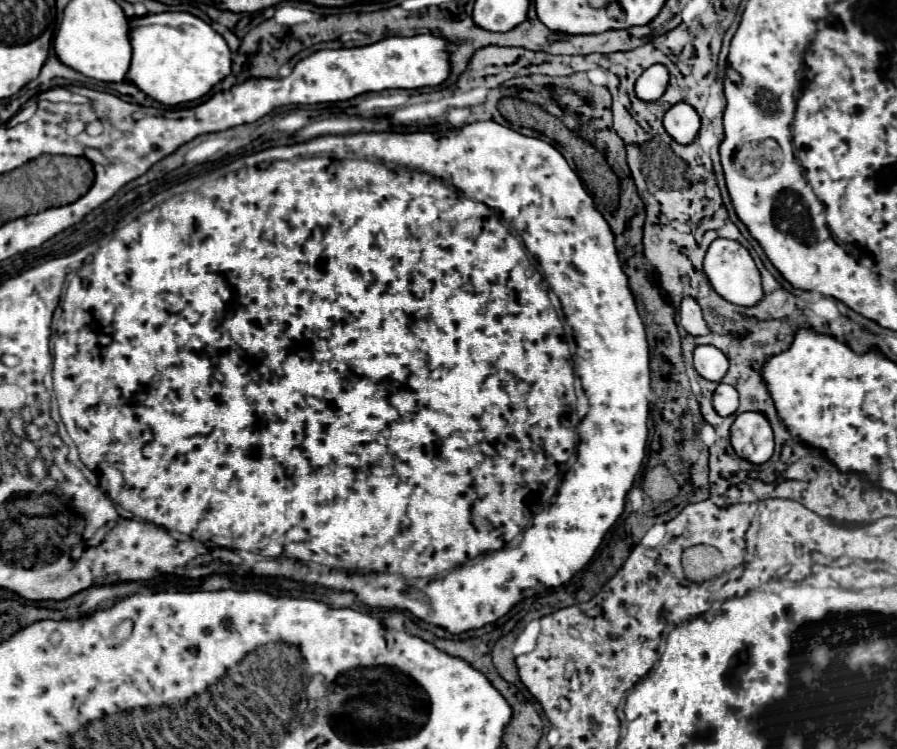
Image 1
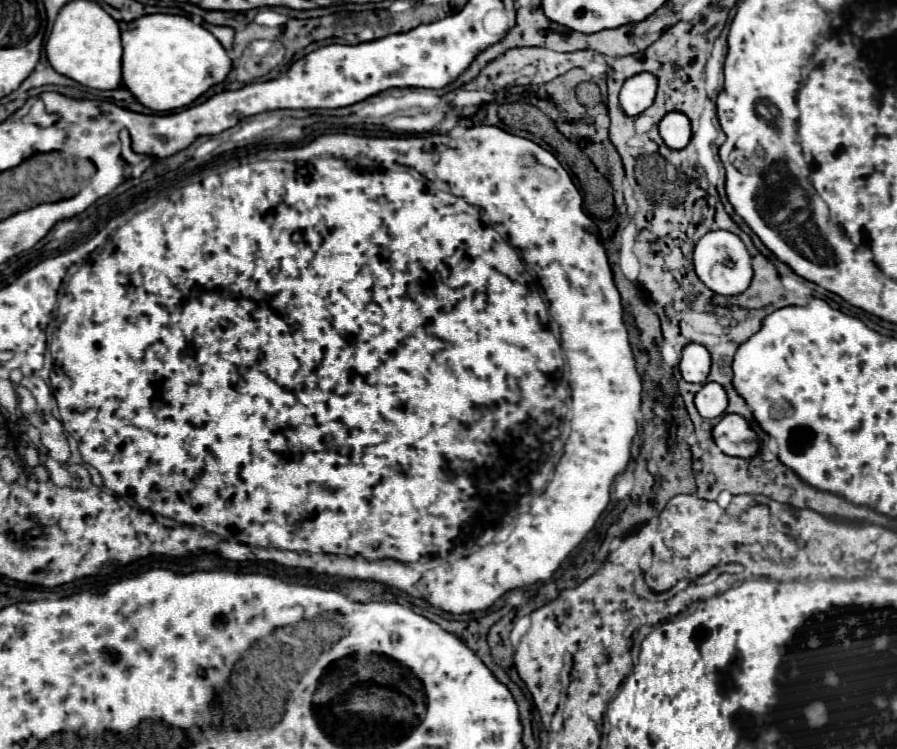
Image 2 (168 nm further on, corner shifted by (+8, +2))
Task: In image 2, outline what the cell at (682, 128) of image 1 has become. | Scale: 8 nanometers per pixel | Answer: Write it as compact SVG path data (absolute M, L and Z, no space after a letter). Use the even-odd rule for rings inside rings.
M667 113L659 123L659 133L669 149L683 149L691 139L691 123L683 113Z

